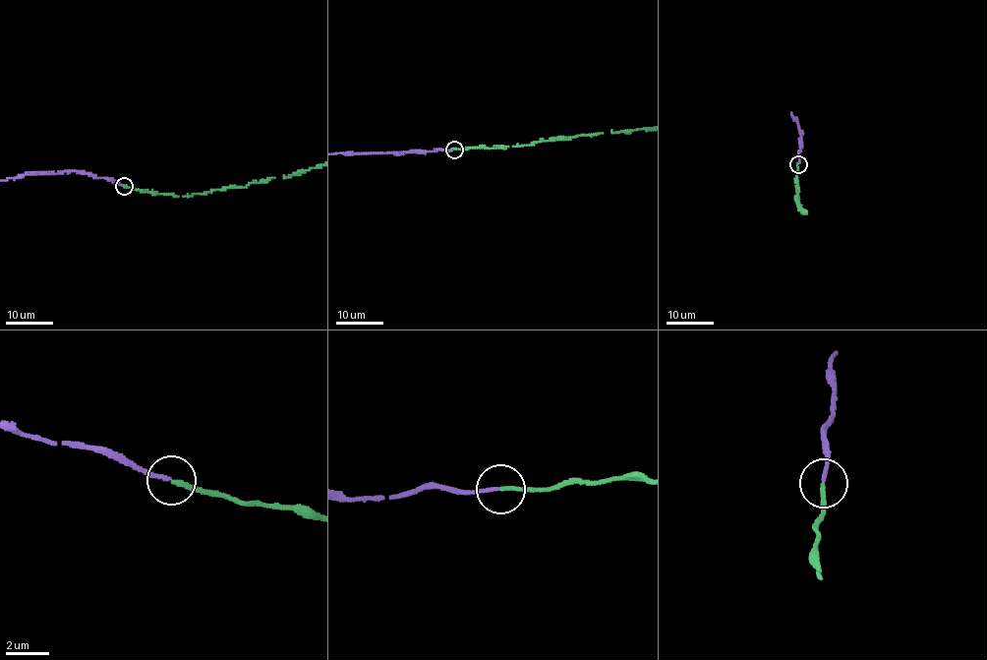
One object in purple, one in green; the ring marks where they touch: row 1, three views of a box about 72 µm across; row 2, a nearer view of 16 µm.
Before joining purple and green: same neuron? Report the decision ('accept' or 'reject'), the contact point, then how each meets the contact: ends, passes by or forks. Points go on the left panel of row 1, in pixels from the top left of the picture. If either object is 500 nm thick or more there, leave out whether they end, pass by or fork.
accept | (124, 186) | purple ends | green ends

